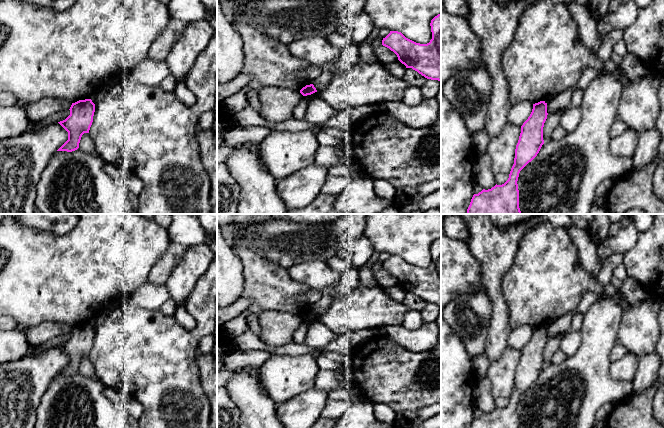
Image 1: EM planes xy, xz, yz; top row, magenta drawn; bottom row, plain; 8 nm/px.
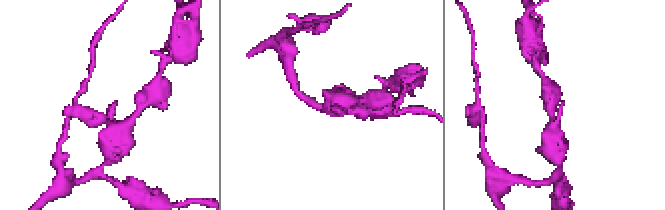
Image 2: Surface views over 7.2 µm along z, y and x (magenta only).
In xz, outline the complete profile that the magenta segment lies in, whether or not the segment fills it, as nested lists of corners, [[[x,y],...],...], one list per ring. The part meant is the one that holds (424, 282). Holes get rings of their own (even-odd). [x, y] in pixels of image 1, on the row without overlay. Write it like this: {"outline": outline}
{"outline": [[[441,238],[430,247],[432,263],[427,268],[416,267],[401,256],[390,255],[382,269],[393,275],[398,284],[427,303],[441,305]]]}

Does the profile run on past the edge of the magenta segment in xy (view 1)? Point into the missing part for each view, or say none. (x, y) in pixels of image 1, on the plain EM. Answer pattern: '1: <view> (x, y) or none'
1: none

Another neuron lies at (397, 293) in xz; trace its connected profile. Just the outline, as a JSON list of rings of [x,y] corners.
[[[399,284],[385,288],[385,292],[389,297],[391,297],[393,300],[399,303],[402,303],[406,296],[406,290],[402,288]]]

